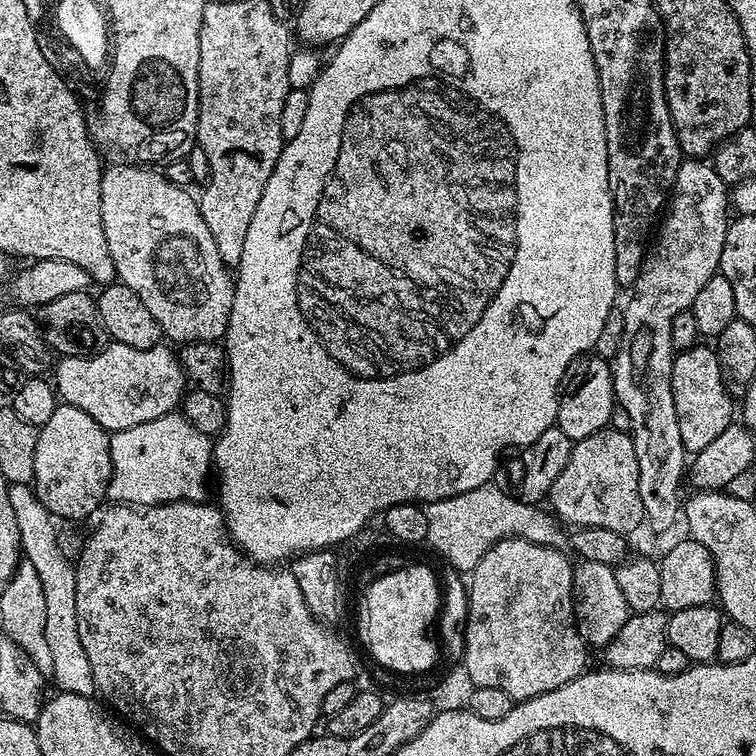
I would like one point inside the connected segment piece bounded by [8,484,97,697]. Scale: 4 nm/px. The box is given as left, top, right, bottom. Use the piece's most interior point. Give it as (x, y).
(40, 543)

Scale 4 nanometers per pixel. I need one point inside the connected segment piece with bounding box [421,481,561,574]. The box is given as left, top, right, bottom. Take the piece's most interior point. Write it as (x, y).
(462, 528)

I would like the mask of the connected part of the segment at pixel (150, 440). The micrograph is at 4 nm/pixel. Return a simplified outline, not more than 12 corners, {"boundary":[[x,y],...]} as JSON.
{"boundary":[[179,411],[108,437],[114,496],[203,501],[213,441]]}

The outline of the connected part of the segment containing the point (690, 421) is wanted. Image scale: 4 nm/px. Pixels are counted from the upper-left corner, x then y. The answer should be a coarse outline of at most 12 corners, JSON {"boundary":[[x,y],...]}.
{"boundary":[[715,347],[673,355],[672,393],[685,453],[734,422]]}

